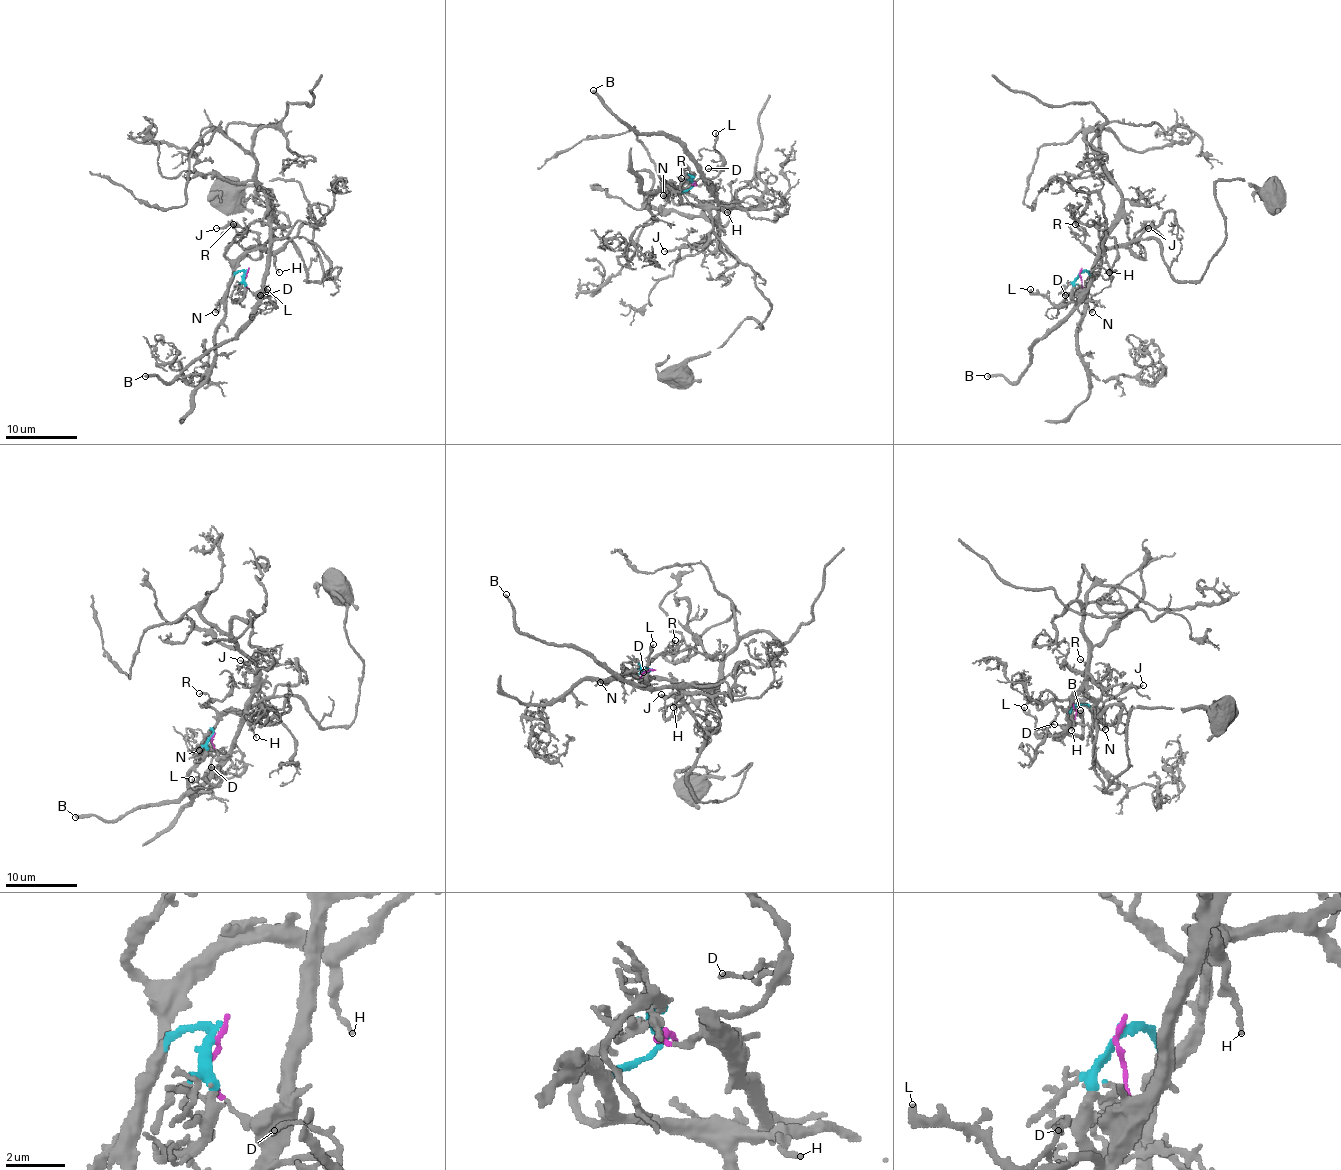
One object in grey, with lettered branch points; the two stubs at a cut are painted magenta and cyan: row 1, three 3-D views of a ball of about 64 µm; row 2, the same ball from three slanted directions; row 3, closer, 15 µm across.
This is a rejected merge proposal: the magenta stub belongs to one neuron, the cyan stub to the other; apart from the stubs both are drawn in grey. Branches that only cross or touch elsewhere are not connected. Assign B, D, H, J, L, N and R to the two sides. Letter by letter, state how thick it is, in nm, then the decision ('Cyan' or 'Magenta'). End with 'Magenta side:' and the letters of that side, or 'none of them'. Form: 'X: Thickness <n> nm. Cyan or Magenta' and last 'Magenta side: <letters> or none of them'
B: Thickness 280 nm. Magenta
D: Thickness 130 nm. Magenta
H: Thickness 150 nm. Cyan
J: Thickness 190 nm. Cyan
L: Thickness 240 nm. Magenta
N: Thickness 190 nm. Cyan
R: Thickness 120 nm. Cyan
Magenta side: B, D, L

